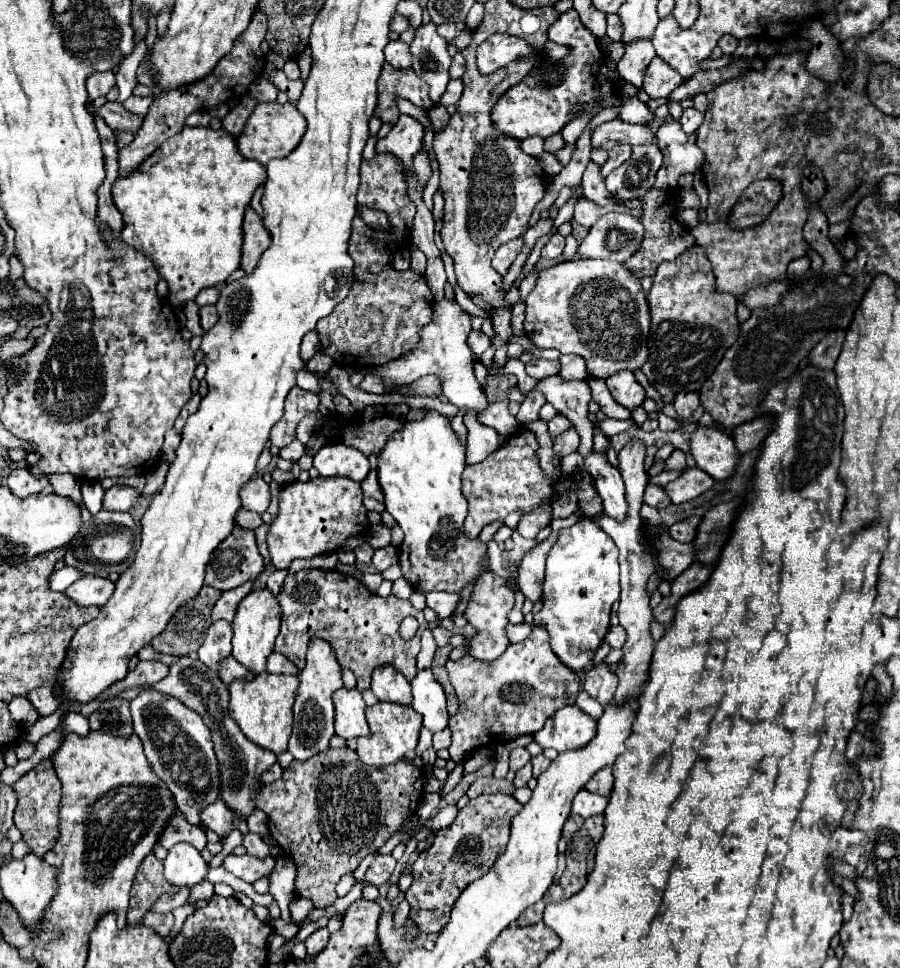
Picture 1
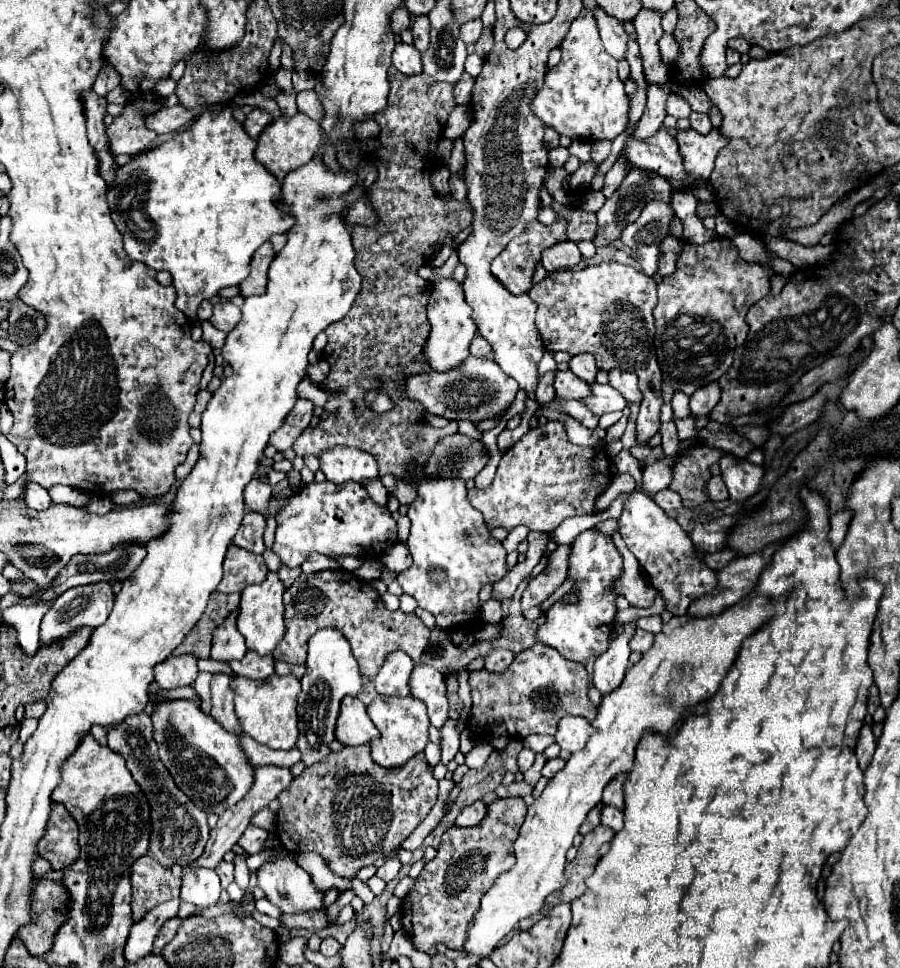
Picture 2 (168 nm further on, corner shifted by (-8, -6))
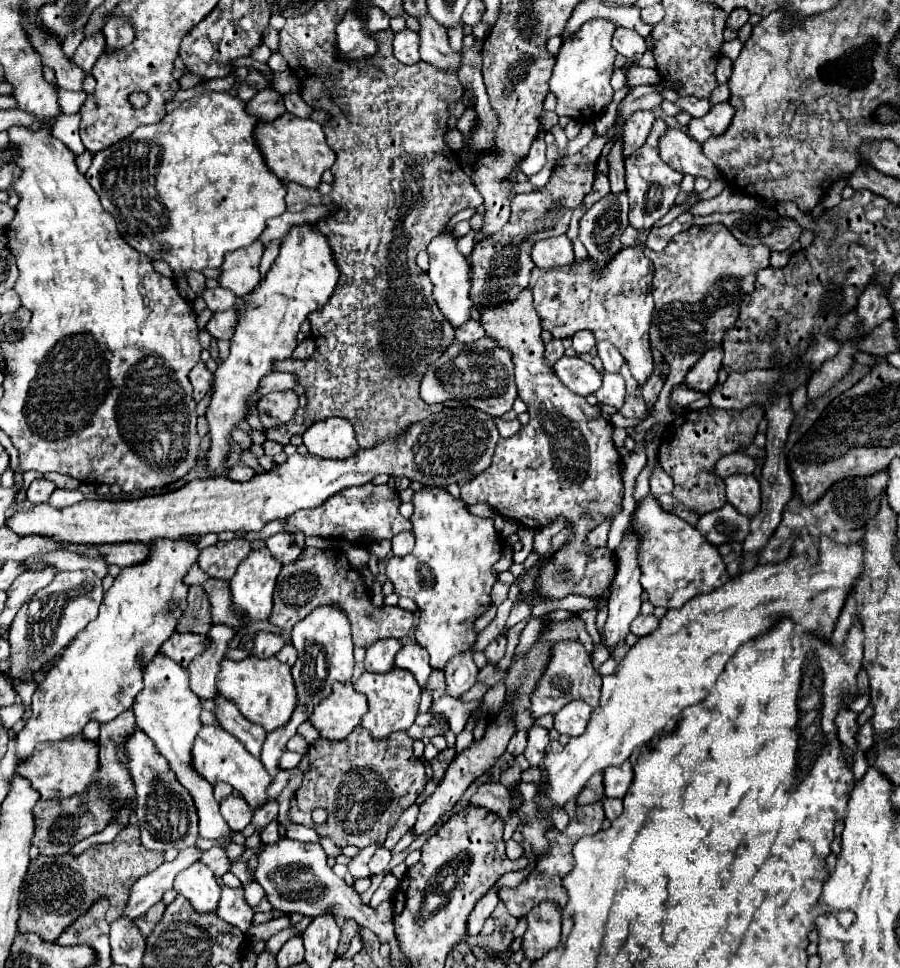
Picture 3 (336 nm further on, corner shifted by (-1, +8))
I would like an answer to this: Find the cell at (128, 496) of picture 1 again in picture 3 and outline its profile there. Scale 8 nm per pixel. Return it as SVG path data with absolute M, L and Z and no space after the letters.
M55 490L47 500L47 504L53 504L55 508L65 508L79 500L83 500L83 494L79 490Z

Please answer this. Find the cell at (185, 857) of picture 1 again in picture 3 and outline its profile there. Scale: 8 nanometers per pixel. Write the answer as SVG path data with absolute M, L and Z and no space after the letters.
M201 862L191 864L189 868L185 868L185 872L177 874L175 890L177 894L185 896L191 906L201 914L215 912L221 898L221 888L213 872Z

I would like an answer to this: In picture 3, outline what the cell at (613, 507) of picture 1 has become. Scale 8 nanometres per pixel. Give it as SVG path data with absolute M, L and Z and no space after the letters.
M651 494L639 502L637 512L631 518L633 530L641 536L641 586L649 594L649 602L653 606L681 608L697 594L713 592L729 580L729 572L725 572L719 550L709 544L697 528L689 526L679 516L665 512Z

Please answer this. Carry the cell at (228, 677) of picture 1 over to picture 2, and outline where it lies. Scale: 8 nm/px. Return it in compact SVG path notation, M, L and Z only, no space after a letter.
M246 652L246 656L242 660L230 662L230 668L234 670L236 676L246 676L246 678L254 678L254 680L264 680L268 676L274 674L274 658L268 656L258 656L258 654L250 654Z

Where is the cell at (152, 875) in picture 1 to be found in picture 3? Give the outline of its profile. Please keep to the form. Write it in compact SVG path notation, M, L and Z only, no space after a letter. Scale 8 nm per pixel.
M127 826L113 842L101 846L89 846L81 854L65 856L43 856L39 854L31 860L27 876L23 880L23 892L19 900L19 932L35 932L43 940L55 942L77 916L83 916L97 900L109 900L109 912L105 914L109 922L117 920L127 904L131 886L163 864L163 852L147 850L139 840L139 828Z

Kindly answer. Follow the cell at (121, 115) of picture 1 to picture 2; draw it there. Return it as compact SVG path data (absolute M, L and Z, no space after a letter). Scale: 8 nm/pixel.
M184 106L160 108L156 114L152 114L152 116L146 118L146 126L150 130L154 130L156 134L166 134L166 132L172 132L172 130L184 126L194 116L198 116L200 112L202 112L202 108L196 108L196 110L186 110Z

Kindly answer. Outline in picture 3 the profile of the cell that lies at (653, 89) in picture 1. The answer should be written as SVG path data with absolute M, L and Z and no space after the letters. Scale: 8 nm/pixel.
M639 110L623 124L623 132L621 132L623 158L631 156L633 152L637 152L645 144L645 138L649 136L653 122L655 122L655 116L651 110Z

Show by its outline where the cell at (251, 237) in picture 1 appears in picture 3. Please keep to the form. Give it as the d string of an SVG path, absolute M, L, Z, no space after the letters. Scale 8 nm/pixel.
M255 240L249 248L239 248L237 252L227 252L221 264L219 286L229 288L239 298L247 296L259 284L259 262L263 254L263 244Z

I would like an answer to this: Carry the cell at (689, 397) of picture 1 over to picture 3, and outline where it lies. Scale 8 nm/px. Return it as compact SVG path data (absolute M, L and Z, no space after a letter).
M717 344L717 348L709 348L709 352L705 352L705 356L701 356L701 360L687 372L685 384L693 390L707 394L717 382L717 372L721 368L721 360L723 360L721 344Z

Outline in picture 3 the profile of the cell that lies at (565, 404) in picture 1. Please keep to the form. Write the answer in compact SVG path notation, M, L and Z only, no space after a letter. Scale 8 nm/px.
M603 372L603 386L595 394L601 404L609 404L615 410L621 410L625 404L625 380L621 374Z

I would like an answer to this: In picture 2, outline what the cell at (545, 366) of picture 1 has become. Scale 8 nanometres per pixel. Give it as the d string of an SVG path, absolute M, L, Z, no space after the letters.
M570 370L566 372L556 372L556 378L554 378L554 390L556 390L556 396L560 398L574 398L574 400L582 400L584 396L590 394L590 388L584 380L576 378Z

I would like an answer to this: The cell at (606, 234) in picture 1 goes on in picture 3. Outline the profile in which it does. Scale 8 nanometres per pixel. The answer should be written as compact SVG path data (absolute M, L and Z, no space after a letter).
M655 120L645 144L635 152L631 154L627 160L625 160L625 184L627 184L627 194L629 194L629 204L631 204L631 210L629 210L629 222L637 228L637 230L649 230L653 228L653 224L663 218L669 208L675 204L675 198L679 194L679 184L681 184L681 178L683 174L673 170L671 166L667 166L661 156L659 156L659 150L657 150L657 140L669 130L669 124L665 120Z

